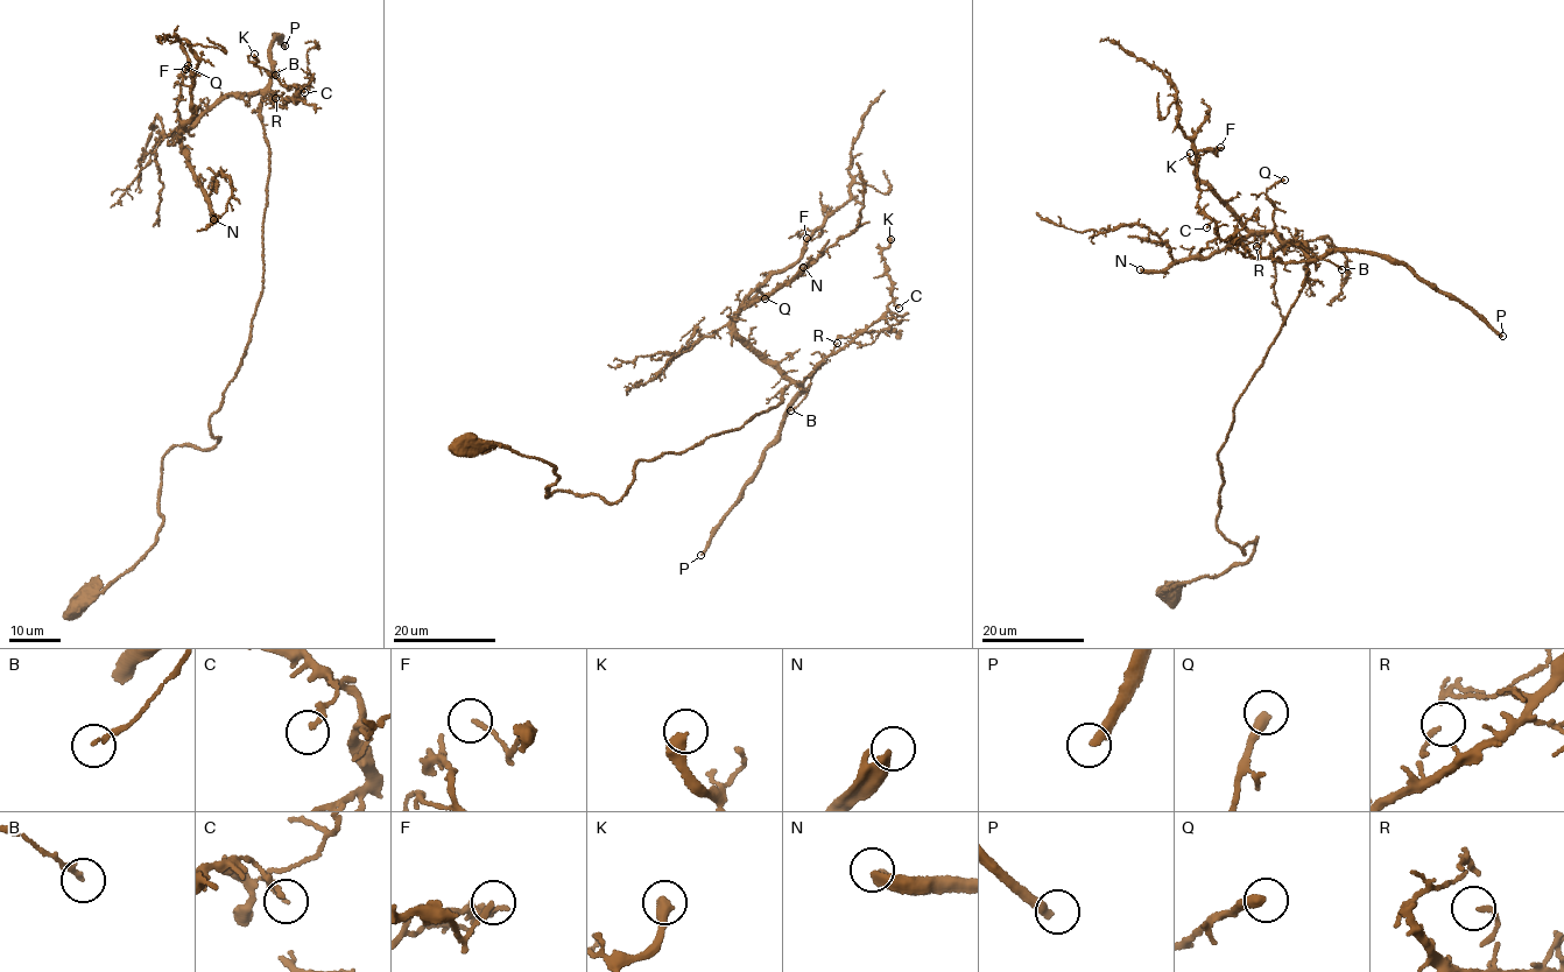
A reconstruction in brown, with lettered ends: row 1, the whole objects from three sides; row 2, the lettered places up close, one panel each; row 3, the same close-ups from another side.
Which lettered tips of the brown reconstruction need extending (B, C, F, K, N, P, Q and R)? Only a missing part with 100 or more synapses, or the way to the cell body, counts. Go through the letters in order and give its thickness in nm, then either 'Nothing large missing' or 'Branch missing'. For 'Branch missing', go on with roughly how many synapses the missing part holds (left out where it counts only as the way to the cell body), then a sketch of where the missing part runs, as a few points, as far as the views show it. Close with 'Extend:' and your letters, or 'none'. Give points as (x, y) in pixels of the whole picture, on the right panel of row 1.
B: Thickness 180 nm. Nothing large missing
C: Thickness 180 nm. Nothing large missing
F: Thickness 120 nm. Nothing large missing
K: Thickness 400 nm. Nothing large missing
N: Thickness 320 nm. Branch missing. Roughly 180 synapses
P: Thickness 320 nm. Branch missing. Roughly 300 synapses
Q: Thickness 380 nm. Nothing large missing
R: Thickness 120 nm. Nothing large missing
Extend: N, P

